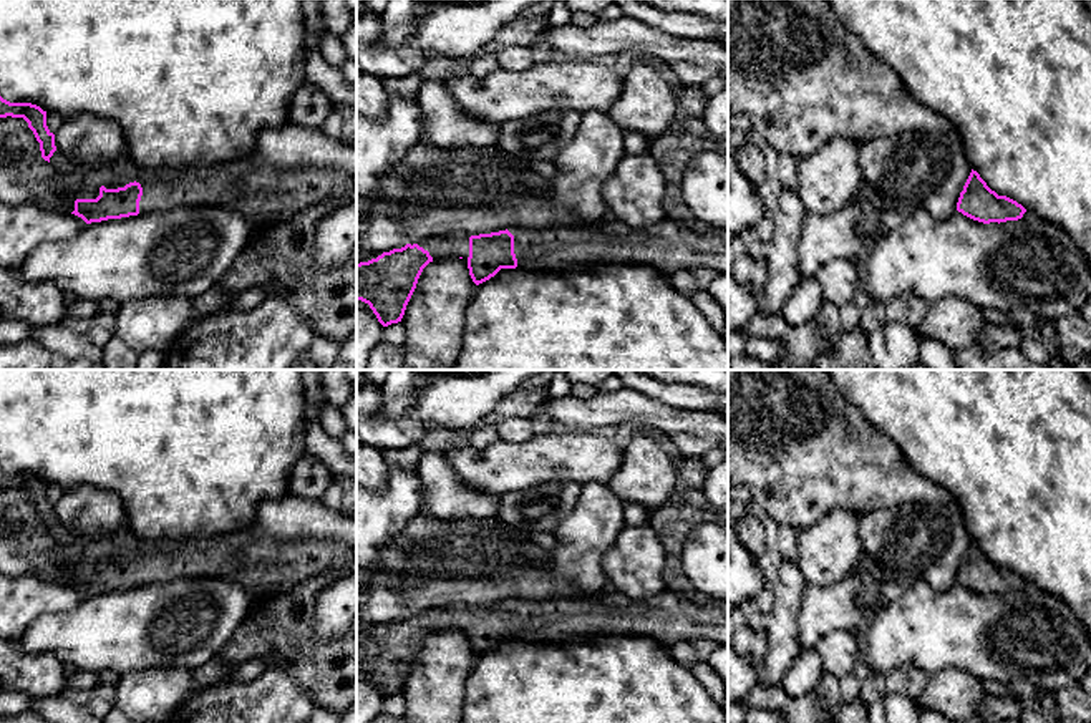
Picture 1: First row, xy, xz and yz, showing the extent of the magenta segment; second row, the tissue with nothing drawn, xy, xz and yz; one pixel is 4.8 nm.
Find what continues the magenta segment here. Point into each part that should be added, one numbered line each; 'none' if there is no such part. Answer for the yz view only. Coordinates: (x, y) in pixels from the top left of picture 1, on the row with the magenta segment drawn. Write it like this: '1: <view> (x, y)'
none

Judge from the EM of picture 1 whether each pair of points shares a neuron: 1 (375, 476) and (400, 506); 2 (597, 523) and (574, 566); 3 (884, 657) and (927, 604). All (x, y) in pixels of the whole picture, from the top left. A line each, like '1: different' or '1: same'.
1: different
2: same
3: same

